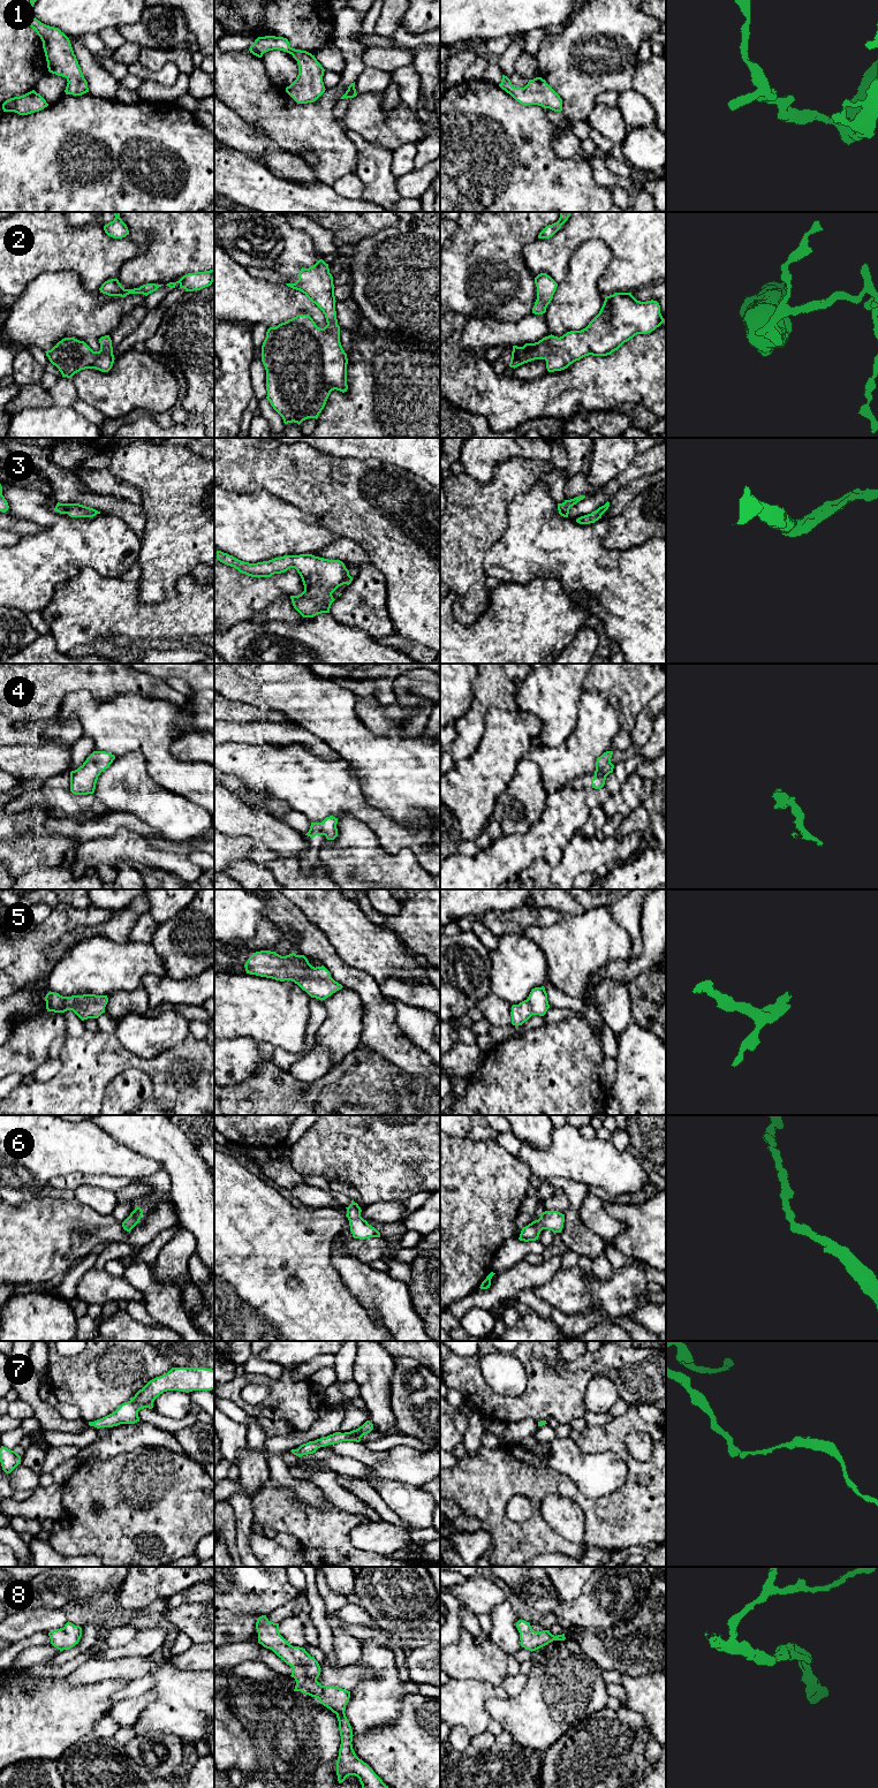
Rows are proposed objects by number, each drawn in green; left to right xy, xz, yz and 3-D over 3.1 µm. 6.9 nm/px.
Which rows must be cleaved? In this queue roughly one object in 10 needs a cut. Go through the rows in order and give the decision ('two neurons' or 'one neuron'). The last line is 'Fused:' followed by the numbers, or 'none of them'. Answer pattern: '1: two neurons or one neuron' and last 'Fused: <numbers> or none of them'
1: one neuron
2: one neuron
3: one neuron
4: one neuron
5: one neuron
6: one neuron
7: one neuron
8: one neuron
Fused: none of them

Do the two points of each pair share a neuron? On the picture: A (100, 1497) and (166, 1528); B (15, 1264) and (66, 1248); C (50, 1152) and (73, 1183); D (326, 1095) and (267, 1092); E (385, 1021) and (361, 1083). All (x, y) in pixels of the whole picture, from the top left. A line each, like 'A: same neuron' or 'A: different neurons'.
A: same neuron
B: same neuron
C: different neurons
D: same neuron
E: different neurons

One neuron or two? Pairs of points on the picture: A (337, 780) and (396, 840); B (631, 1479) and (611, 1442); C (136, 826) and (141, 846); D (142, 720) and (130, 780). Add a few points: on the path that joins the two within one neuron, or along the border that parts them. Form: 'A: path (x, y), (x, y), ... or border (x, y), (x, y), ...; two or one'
A: path (349, 795), (381, 825); one
B: path (631, 1470), (631, 1463), (620, 1452); one
C: border (112, 835), (119, 828), (126, 827), (144, 838); two
D: border (115, 756), (139, 751), (144, 757), (149, 775); two

